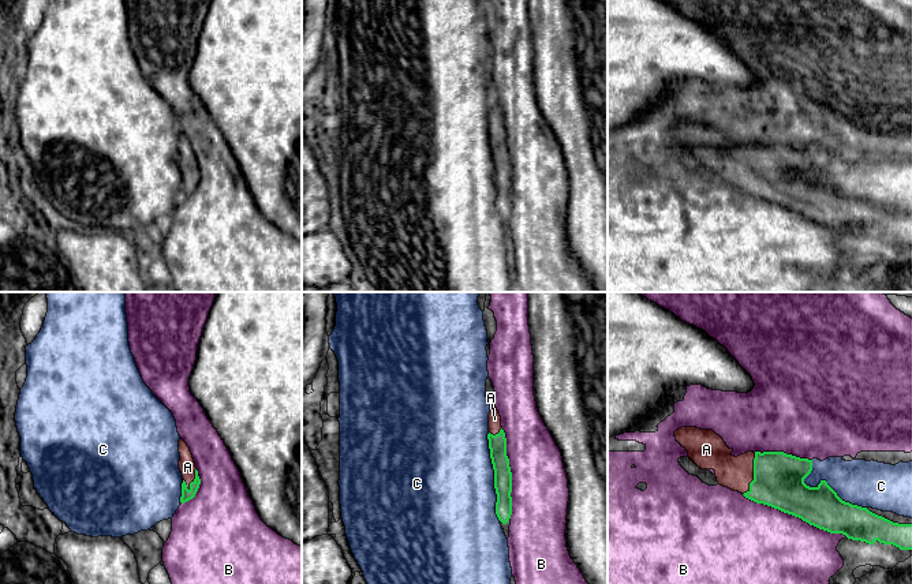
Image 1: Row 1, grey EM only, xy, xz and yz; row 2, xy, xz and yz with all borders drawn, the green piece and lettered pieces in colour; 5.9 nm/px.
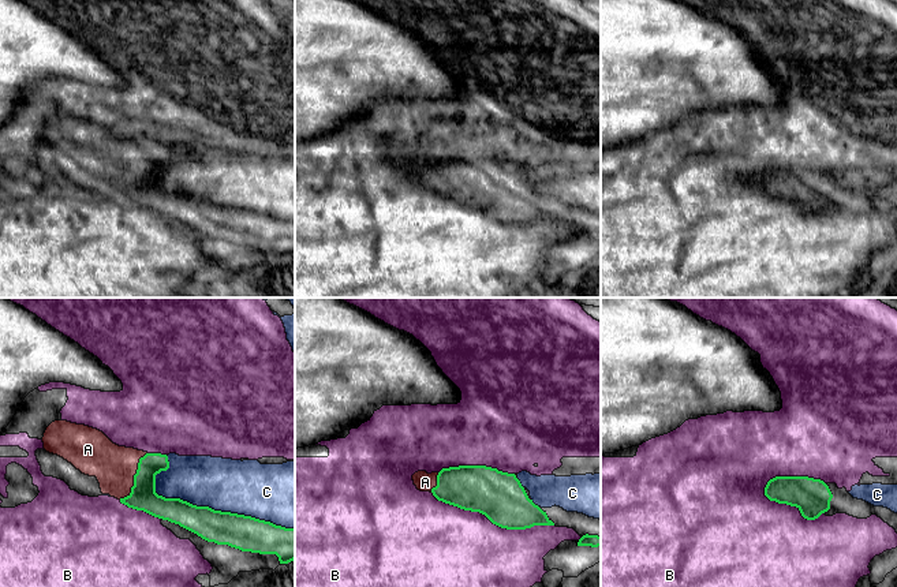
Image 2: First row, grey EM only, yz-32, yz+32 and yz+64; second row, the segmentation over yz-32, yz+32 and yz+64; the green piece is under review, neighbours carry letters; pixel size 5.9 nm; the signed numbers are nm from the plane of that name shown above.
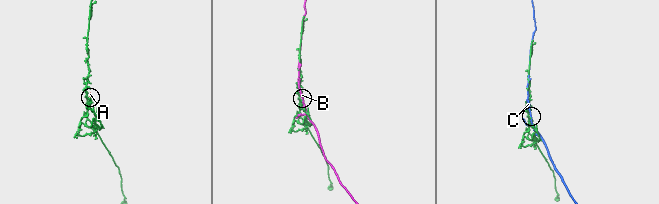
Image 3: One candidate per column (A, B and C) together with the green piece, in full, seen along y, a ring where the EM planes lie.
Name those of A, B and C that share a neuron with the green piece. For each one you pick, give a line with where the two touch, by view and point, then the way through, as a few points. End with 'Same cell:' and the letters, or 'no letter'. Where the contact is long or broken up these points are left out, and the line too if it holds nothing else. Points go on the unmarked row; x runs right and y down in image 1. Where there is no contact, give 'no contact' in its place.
A: yz (754, 168) | across yz (778, 173), (762, 172), (754, 168), (736, 168)
Same cell: A

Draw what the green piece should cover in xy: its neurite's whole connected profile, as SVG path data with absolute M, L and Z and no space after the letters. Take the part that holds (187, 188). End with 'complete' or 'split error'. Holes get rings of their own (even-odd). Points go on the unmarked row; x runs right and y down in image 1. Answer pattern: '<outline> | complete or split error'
M182 132L179 134L179 147L179 164L183 171L180 196L184 198L195 191L201 179L201 173L198 171L190 142Z | split error

